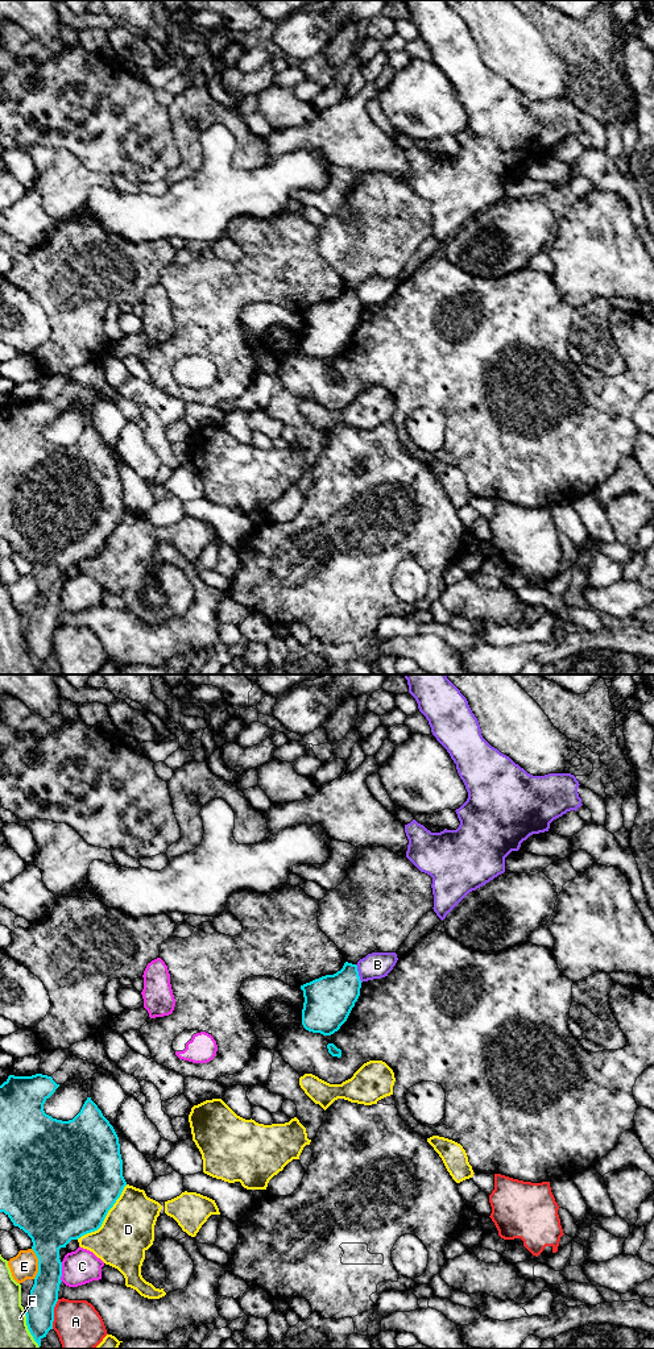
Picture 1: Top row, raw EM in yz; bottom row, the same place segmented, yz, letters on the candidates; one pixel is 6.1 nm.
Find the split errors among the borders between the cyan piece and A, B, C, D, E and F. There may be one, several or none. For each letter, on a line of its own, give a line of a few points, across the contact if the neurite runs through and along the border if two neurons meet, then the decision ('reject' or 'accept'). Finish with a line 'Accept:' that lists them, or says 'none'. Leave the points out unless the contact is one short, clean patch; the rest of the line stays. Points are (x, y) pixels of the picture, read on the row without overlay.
A: reject
B: line yz (355, 290), (361, 307); reject
C: reject
D: reject
E: reject
F: reject
Accept: none

